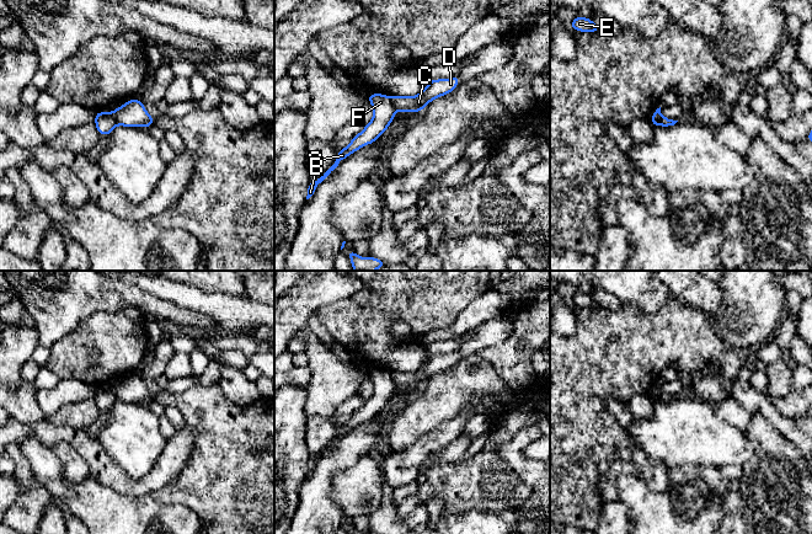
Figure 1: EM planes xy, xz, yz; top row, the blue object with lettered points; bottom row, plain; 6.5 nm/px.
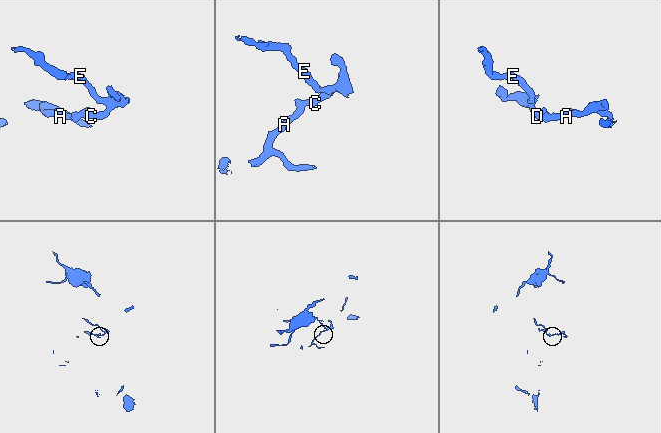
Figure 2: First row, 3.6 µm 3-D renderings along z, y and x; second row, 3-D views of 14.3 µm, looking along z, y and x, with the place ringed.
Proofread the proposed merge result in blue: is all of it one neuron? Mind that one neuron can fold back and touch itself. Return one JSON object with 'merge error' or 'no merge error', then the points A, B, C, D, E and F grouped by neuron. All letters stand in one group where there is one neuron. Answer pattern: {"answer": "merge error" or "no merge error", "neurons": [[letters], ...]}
{"answer": "merge error", "neurons": [["A", "B", "F"], ["C", "D", "E"]]}

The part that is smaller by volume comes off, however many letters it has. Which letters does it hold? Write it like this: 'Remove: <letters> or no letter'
Remove: C, D, E

